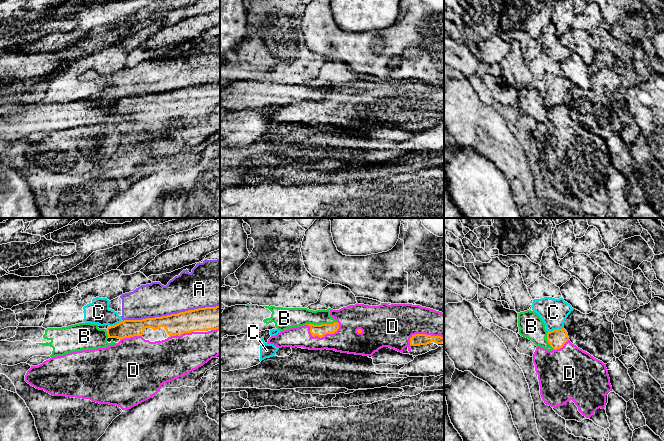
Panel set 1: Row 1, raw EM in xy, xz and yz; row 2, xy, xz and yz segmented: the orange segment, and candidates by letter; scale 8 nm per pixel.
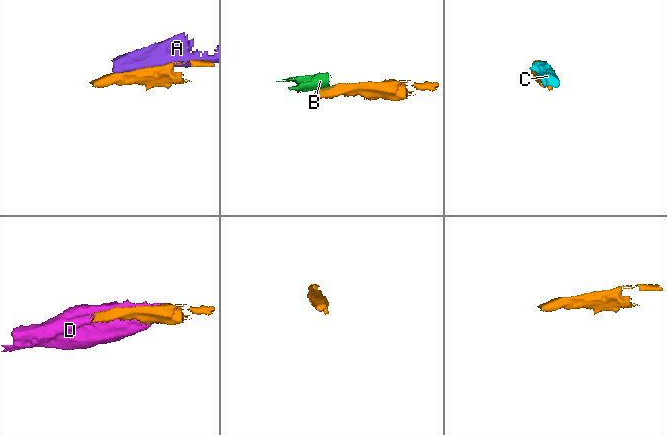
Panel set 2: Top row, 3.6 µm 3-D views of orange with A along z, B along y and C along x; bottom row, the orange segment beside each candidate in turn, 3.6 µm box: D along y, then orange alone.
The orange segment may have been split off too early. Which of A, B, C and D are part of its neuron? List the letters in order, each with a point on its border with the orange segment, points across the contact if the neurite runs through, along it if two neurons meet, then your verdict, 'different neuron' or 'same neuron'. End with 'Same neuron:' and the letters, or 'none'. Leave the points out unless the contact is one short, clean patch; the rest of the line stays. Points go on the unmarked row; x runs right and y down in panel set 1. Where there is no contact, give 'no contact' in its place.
A: meets orange in xy at (171, 90); different neuron
B: meets orange in xz at (321, 100); border along xz (336, 97), (332, 99), (305, 100); different neuron
C: meets orange in yz at (556, 105); border along yz (563, 103), (547, 108); different neuron
D: meets orange in xz at (320, 113); same neuron
Same neuron: D

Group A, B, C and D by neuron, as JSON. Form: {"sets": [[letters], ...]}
{"sets": [["A", "C"], ["B"], ["D"]]}

